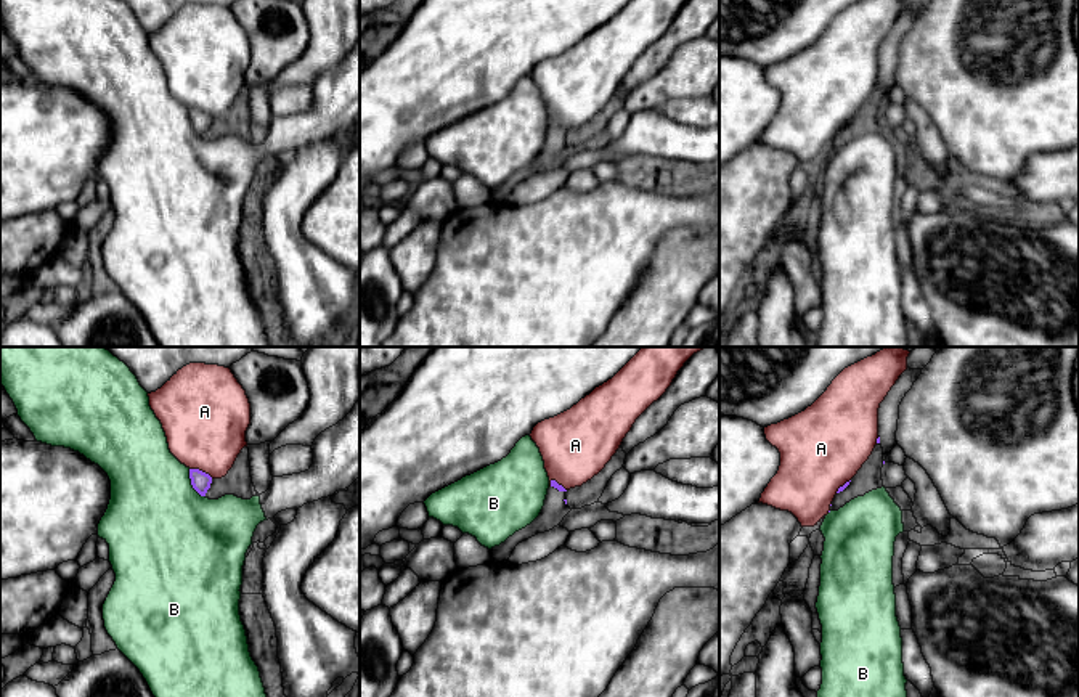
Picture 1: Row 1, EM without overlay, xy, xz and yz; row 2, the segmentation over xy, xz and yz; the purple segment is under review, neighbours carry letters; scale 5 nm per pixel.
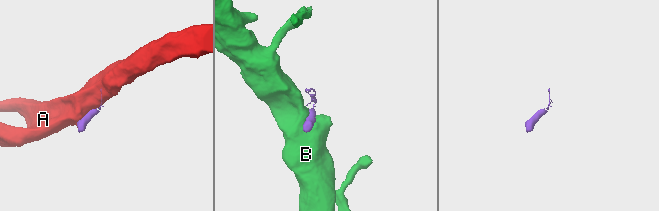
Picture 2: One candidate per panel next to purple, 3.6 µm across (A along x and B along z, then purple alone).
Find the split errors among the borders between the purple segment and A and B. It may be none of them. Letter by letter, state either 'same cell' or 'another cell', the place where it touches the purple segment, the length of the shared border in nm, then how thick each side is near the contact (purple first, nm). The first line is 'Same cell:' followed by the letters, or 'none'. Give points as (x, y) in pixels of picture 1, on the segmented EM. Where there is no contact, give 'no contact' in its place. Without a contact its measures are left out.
Same cell: none
A: another cell | xy (201, 471) | 130 nm | 100/420 nm
B: another cell | xy (191, 484) | 170 nm | 100/480 nm

